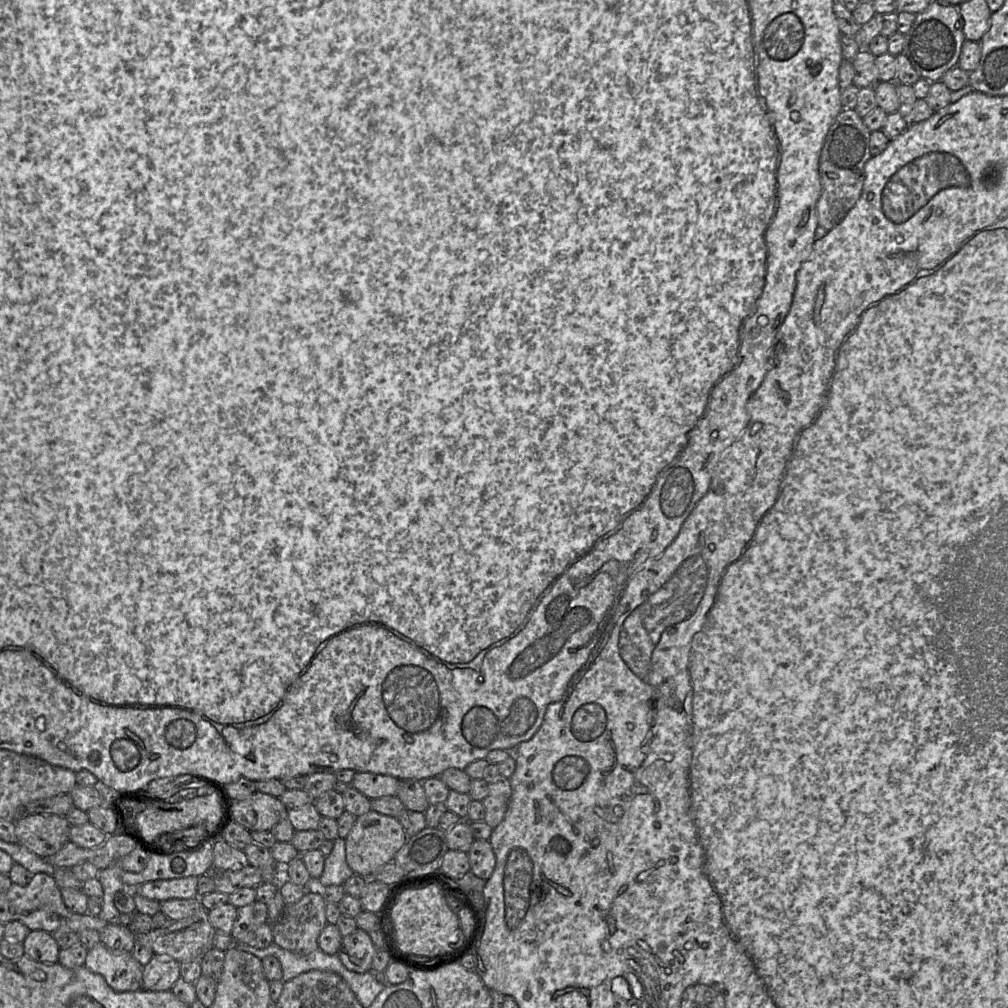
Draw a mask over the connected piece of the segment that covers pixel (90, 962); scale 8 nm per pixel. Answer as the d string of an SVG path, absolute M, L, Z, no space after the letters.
M102 943L88 950L84 966L103 976L116 992L142 989L143 968L131 952L114 952Z

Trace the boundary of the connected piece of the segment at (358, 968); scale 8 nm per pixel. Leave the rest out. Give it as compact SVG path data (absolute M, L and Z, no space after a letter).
M357 929L352 934L342 938L337 955L345 968L362 974L373 971L372 961L376 951L377 949L371 941L369 934L361 929Z

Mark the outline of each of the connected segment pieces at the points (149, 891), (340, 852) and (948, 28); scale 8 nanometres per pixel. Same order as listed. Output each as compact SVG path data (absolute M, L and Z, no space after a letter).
M198 877L153 880L134 888L142 896L162 902L169 899L191 899L197 896Z
M345 839L334 840L334 847L329 856L325 857L324 869L320 878L315 882L316 888L332 885L343 885L354 872L347 864Z
M930 3L924 11L916 14L912 26L904 34L902 54L920 78L932 83L941 81L945 72L958 66L965 40L964 20L960 9L949 4Z

